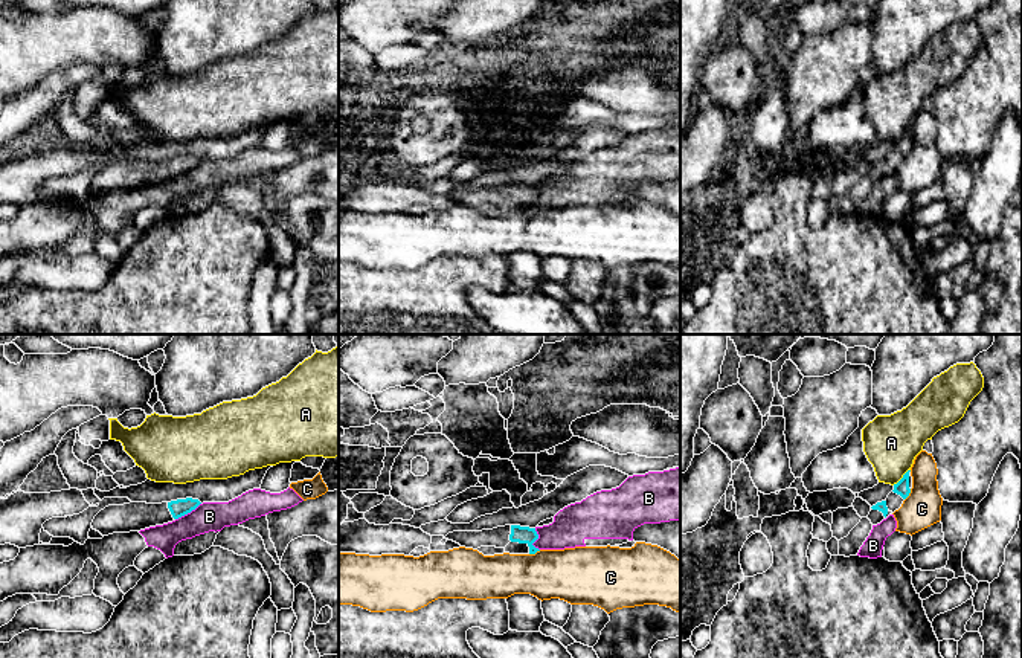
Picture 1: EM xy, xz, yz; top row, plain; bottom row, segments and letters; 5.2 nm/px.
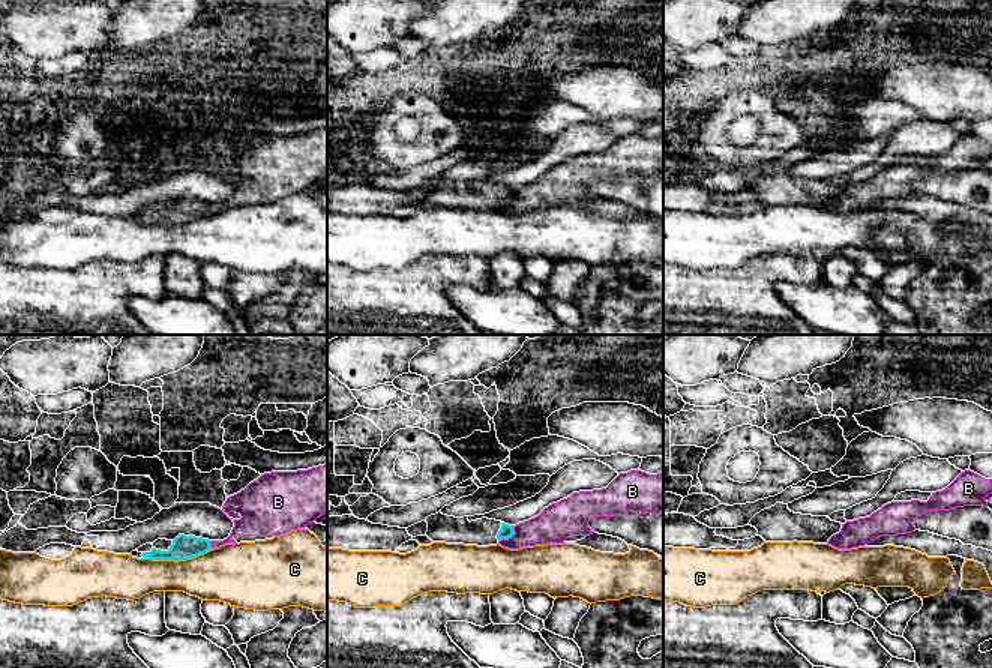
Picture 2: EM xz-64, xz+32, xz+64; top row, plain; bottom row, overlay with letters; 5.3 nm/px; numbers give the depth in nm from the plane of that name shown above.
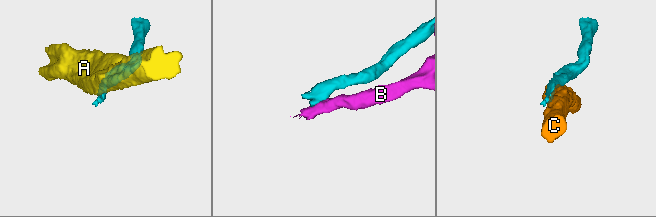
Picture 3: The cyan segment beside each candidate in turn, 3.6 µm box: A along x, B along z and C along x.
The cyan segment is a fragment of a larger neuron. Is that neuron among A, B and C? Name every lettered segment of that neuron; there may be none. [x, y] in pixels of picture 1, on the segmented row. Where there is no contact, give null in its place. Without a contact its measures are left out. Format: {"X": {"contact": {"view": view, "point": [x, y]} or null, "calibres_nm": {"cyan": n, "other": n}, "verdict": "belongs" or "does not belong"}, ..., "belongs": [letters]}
{"A": {"contact": {"view": "yz", "point": [902, 478]}, "calibres_nm": {"cyan": 80, "other": 300}, "verdict": "does not belong"}, "B": {"contact": {"view": "xy", "point": [188, 512]}, "calibres_nm": {"cyan": 90, "other": 160}, "verdict": "does not belong"}, "C": {"contact": {"view": "xz", "point": [534, 553]}, "calibres_nm": {"cyan": 100, "other": 280}, "verdict": "does not belong"}, "belongs": []}

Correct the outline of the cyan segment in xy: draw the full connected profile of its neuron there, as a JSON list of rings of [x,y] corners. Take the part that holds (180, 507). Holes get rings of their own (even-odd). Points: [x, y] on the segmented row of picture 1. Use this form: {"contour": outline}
{"contour": [[[186,498],[162,504],[130,502],[108,505],[95,516],[92,527],[102,536],[140,531],[172,522],[191,513],[200,504],[198,499]]]}

